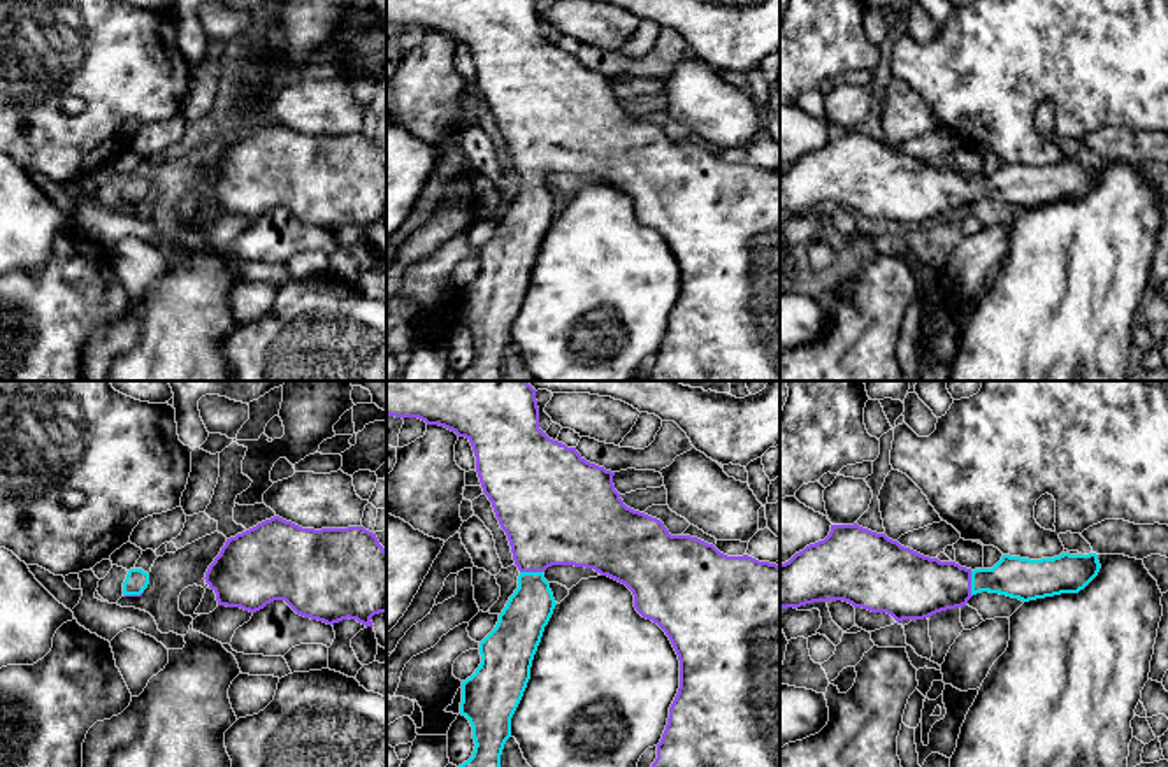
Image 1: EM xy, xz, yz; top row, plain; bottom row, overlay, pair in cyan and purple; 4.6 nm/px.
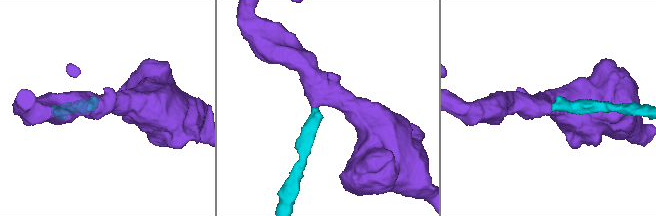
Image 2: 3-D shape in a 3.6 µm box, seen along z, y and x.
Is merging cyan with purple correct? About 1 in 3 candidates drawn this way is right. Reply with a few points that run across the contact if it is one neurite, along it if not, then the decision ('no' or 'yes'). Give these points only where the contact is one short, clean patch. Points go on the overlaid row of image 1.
yes

